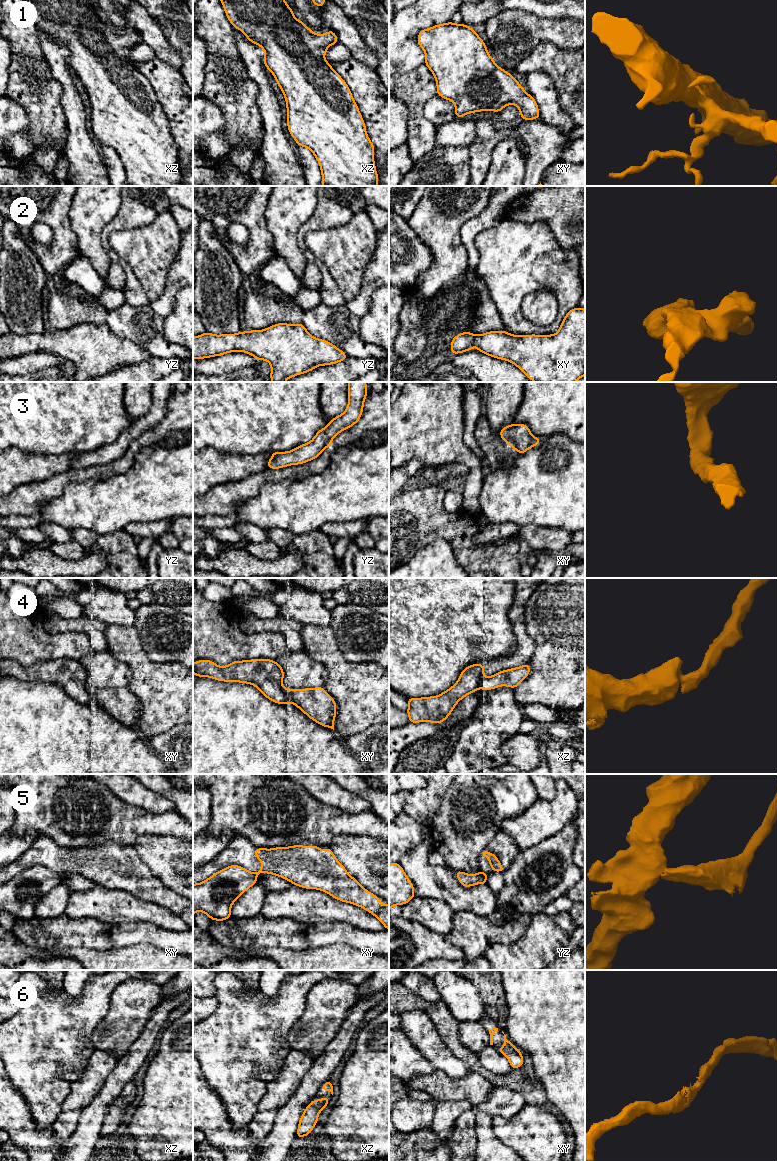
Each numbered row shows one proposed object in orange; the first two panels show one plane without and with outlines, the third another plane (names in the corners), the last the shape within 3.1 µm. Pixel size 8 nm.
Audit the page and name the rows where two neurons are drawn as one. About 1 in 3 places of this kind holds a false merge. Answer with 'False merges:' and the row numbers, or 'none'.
False merges: 4, 5

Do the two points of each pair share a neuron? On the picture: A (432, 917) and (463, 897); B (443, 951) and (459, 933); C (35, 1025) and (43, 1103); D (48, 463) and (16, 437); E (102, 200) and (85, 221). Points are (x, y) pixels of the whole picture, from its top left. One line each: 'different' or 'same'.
A: different
B: different
C: same
D: different
E: same

